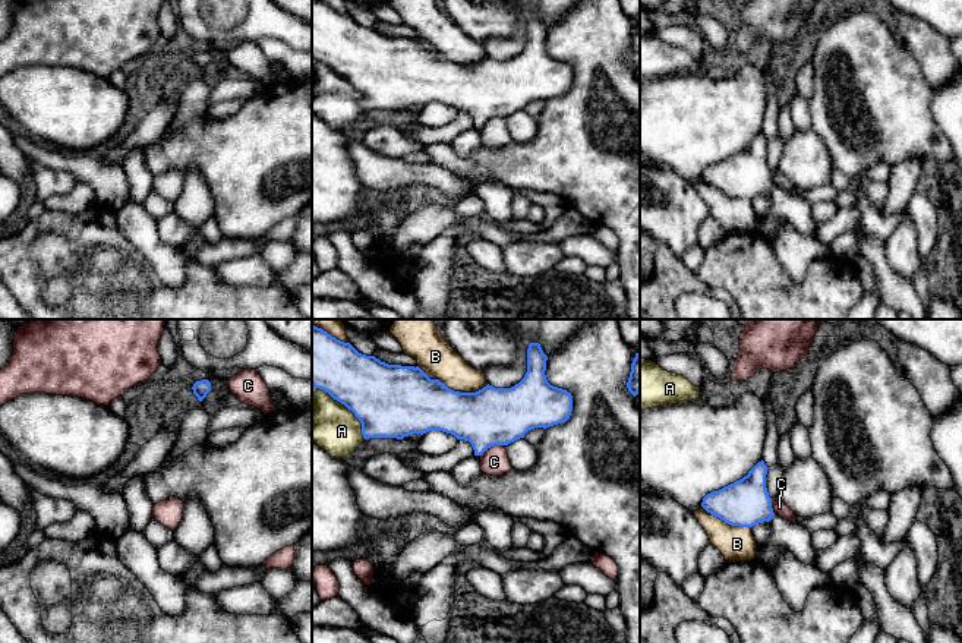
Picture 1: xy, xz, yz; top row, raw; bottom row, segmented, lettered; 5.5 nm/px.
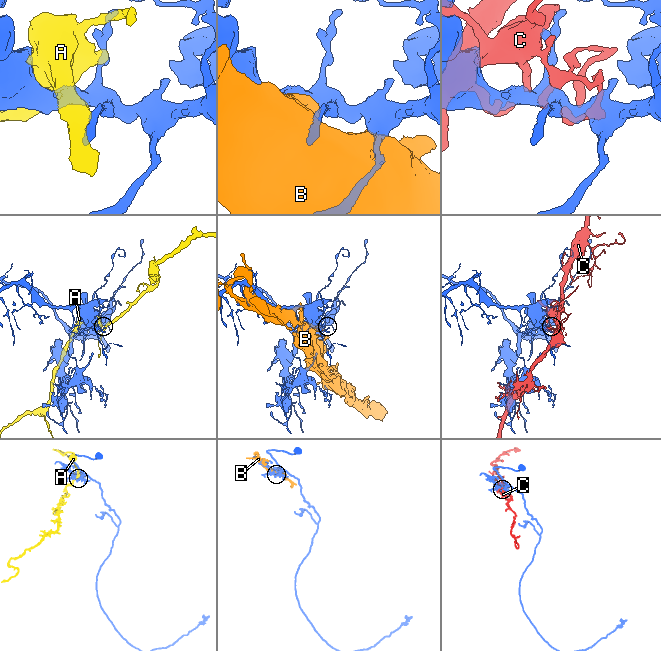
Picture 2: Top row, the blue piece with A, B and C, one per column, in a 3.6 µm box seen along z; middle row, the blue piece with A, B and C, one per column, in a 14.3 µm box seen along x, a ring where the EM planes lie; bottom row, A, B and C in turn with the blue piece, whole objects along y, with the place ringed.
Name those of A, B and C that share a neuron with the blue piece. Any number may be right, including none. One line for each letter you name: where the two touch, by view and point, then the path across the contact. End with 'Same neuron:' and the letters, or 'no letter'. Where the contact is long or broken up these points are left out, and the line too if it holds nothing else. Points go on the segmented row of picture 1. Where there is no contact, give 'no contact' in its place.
Same neuron: no letter

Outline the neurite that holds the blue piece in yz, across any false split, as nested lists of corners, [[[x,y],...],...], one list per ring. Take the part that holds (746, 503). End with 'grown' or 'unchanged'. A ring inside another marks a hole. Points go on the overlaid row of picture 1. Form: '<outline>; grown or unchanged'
[[[758,461],[742,479],[707,494],[701,507],[731,526],[753,527],[769,521],[772,533],[760,546],[783,546],[802,564],[814,567],[811,533],[773,513],[766,488],[767,466]]]; grown

